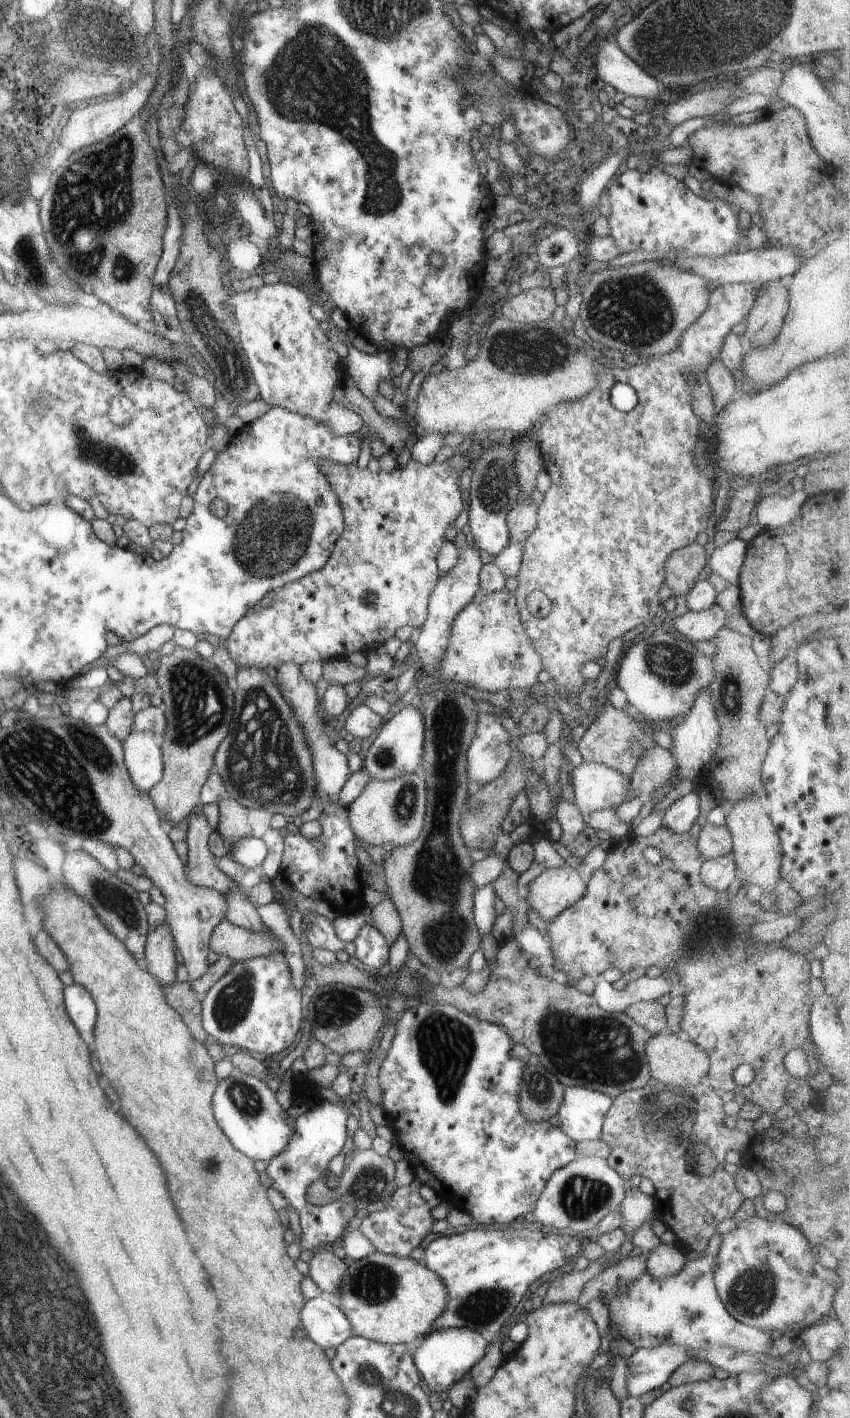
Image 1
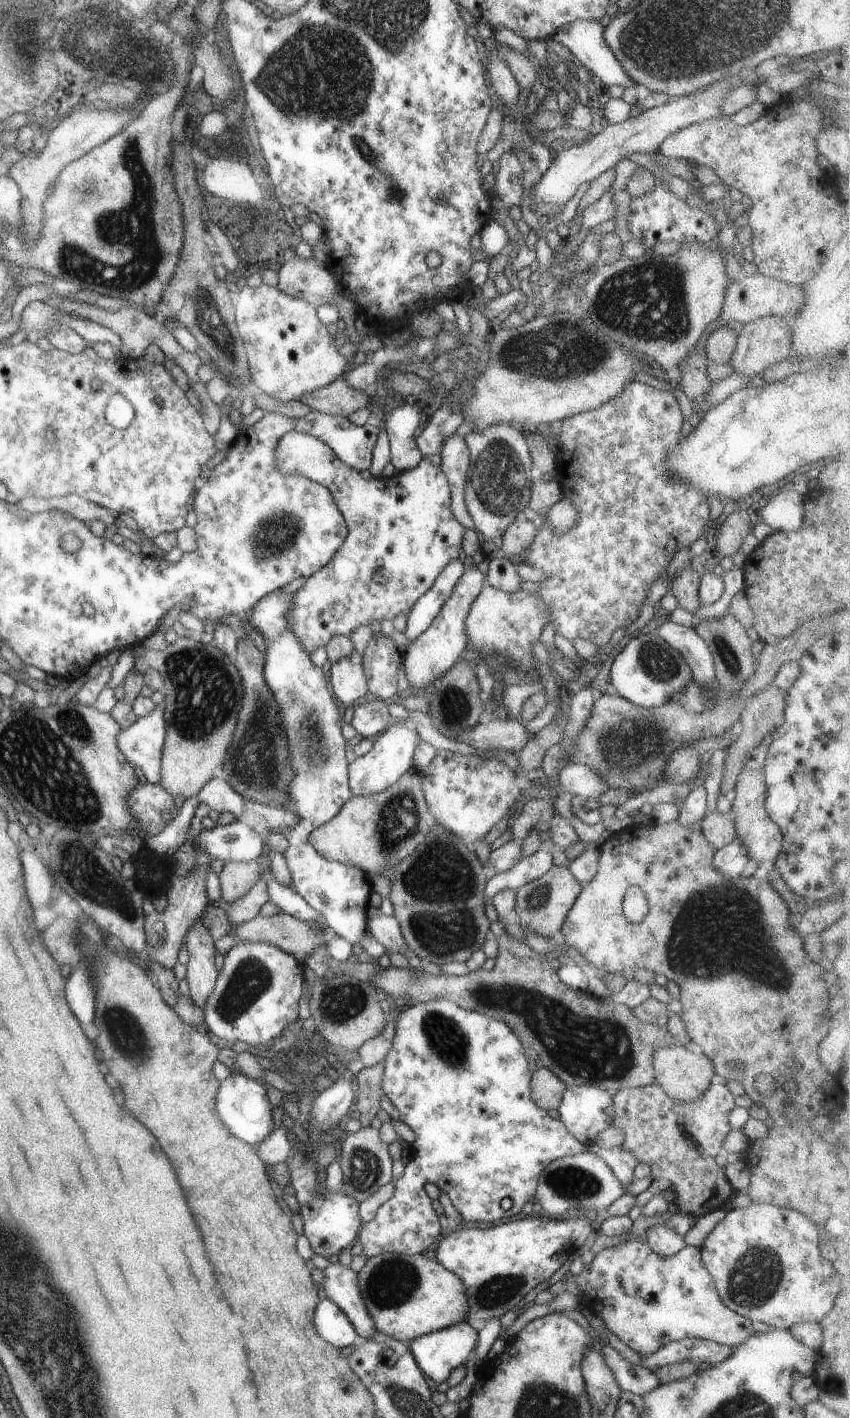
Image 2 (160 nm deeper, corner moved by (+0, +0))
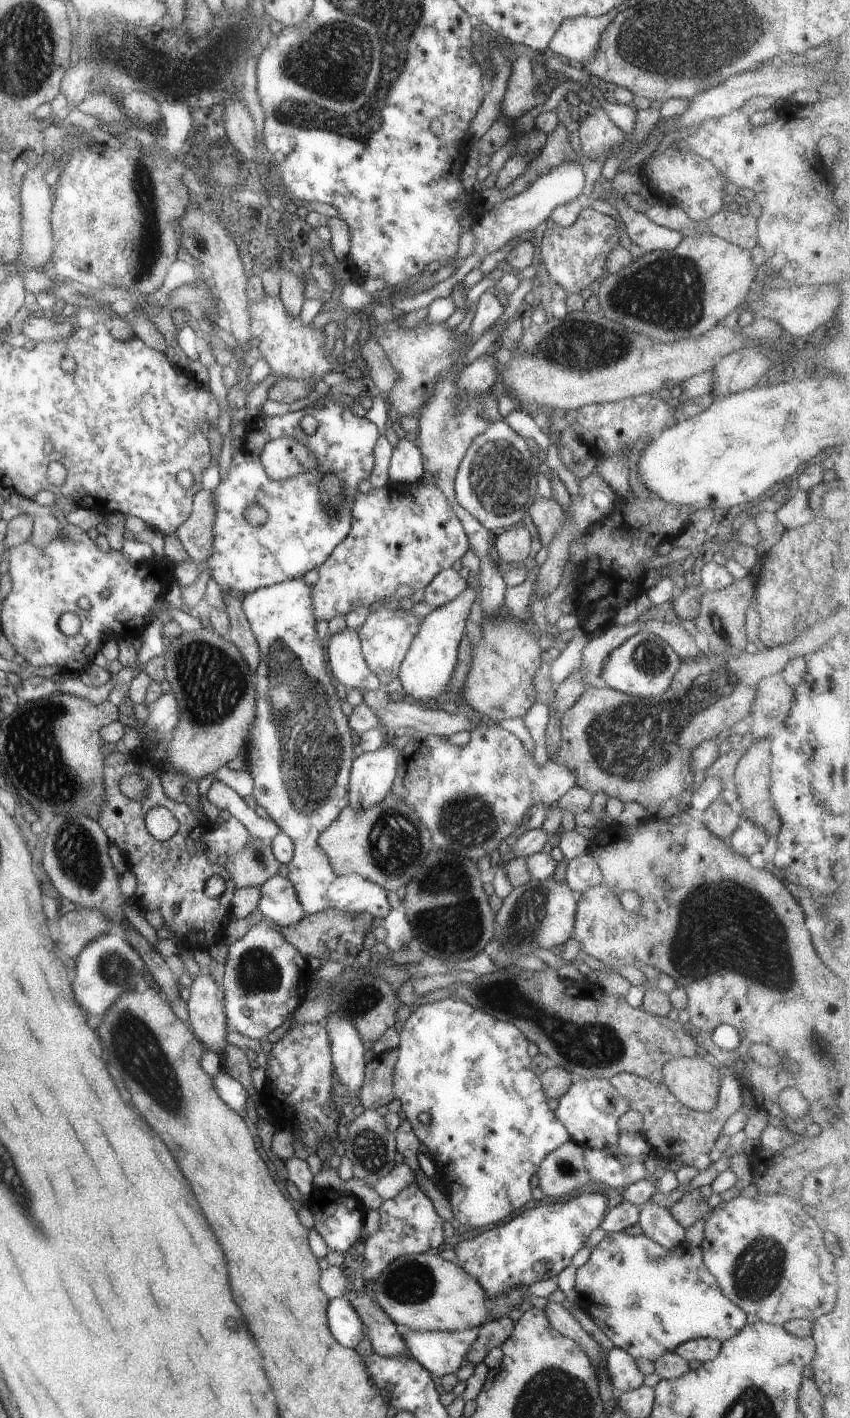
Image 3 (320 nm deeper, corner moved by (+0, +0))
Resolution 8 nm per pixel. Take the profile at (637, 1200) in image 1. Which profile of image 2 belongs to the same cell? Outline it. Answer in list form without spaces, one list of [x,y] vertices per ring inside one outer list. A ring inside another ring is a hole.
[[[591,1143],[586,1145],[586,1150],[604,1160],[625,1188],[625,1193],[629,1193],[626,1186],[633,1180],[632,1170],[638,1164],[637,1159],[624,1151],[620,1145],[603,1148]]]

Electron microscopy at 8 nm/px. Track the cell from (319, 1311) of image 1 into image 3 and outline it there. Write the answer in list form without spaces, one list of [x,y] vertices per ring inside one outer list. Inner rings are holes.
[[[345,1295],[329,1299],[327,1303],[327,1324],[333,1338],[347,1348],[353,1349],[363,1338],[364,1326],[358,1312],[351,1306]]]

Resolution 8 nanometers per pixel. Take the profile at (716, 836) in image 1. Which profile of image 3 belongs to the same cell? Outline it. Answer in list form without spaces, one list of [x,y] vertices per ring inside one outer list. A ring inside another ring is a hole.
[[[715,798],[703,811],[701,822],[712,835],[725,840],[736,829],[738,821],[737,813],[731,810],[725,801]]]

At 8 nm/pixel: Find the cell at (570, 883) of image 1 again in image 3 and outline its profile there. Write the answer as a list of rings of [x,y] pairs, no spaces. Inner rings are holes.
[[[552,874],[546,879],[529,879],[522,886],[512,888],[508,896],[502,898],[499,909],[494,912],[494,921],[500,926],[495,940],[499,946],[520,948],[519,954],[533,953],[537,948],[560,949],[572,937],[577,898],[566,884],[558,884]]]

